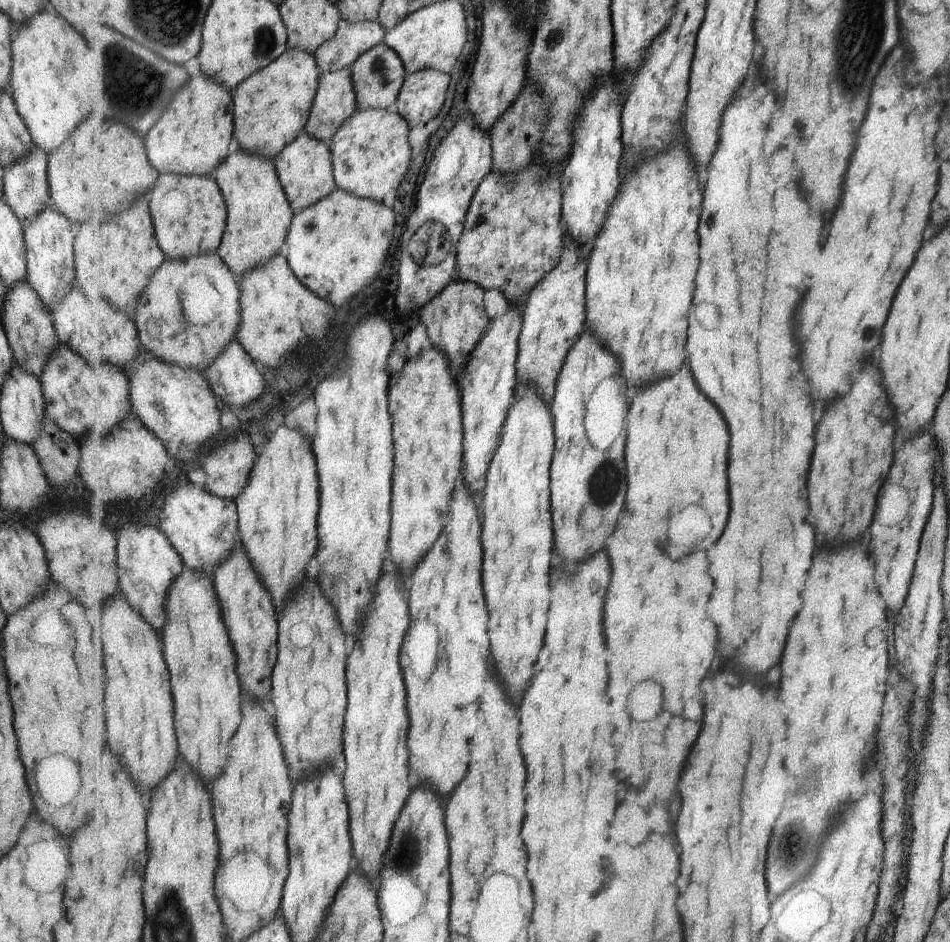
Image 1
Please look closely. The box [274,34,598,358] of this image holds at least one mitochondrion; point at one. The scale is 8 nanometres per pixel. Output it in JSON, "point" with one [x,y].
{"point":[376,74]}

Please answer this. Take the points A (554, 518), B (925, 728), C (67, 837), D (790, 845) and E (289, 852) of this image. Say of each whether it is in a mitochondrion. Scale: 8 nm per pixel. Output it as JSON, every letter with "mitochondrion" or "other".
{"A":"other","B":"other","C":"other","D":"mitochondrion","E":"other"}

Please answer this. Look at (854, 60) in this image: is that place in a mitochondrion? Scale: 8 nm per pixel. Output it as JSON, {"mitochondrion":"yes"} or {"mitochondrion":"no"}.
{"mitochondrion":"yes"}

